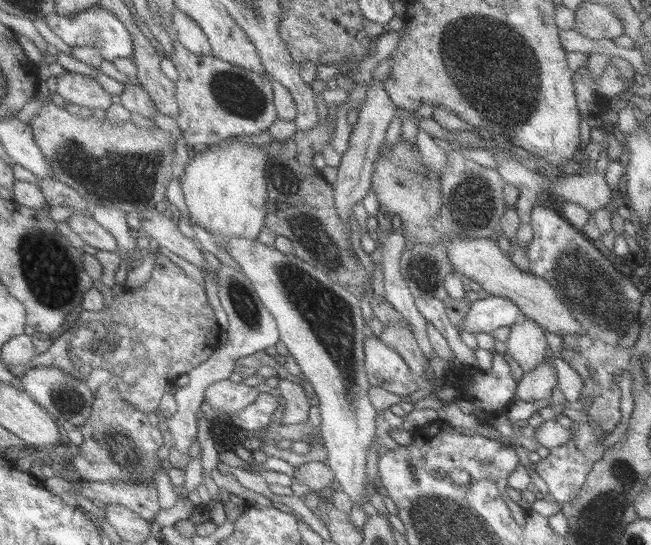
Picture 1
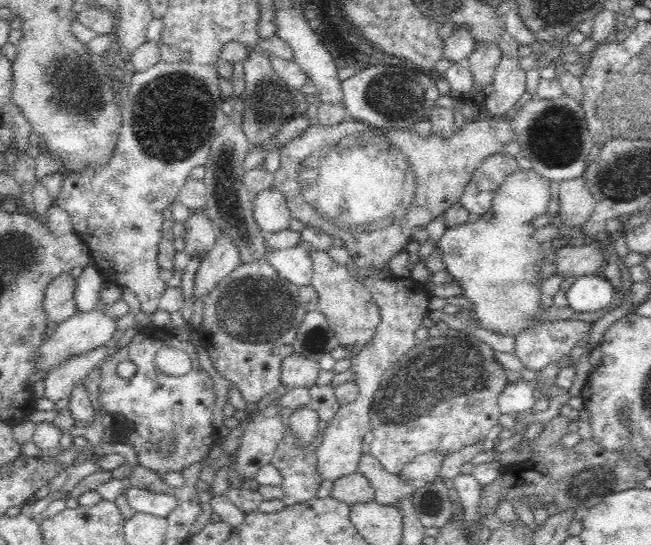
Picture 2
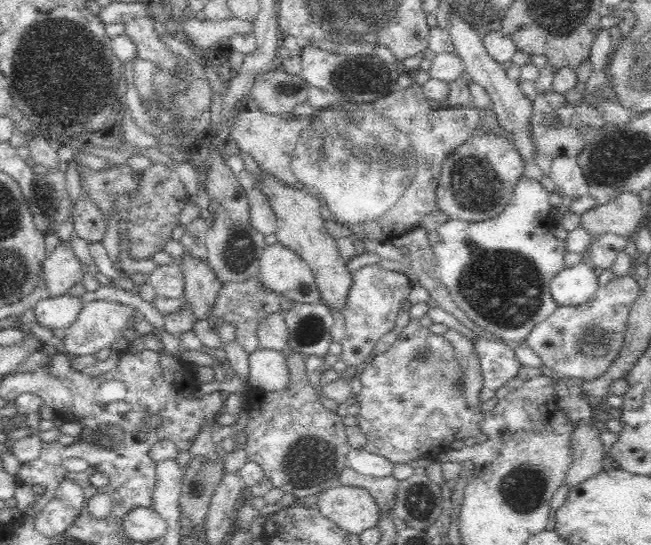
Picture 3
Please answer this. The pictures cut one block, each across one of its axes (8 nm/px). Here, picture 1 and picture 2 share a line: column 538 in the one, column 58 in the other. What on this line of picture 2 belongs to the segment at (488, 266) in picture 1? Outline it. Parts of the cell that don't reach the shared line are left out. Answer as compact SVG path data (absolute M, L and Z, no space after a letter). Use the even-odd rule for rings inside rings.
M66 273L48 284L43 307L50 322L61 325L72 315L78 314L74 300L75 279L70 273Z

